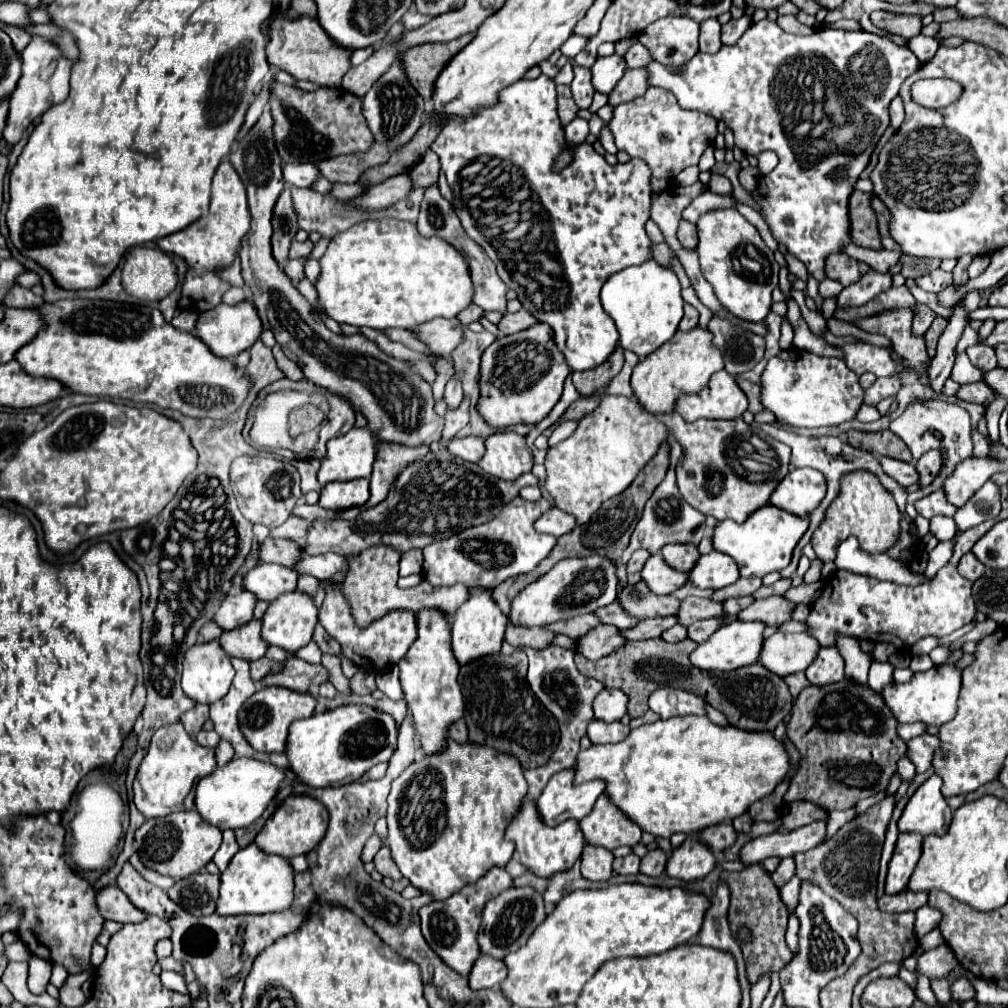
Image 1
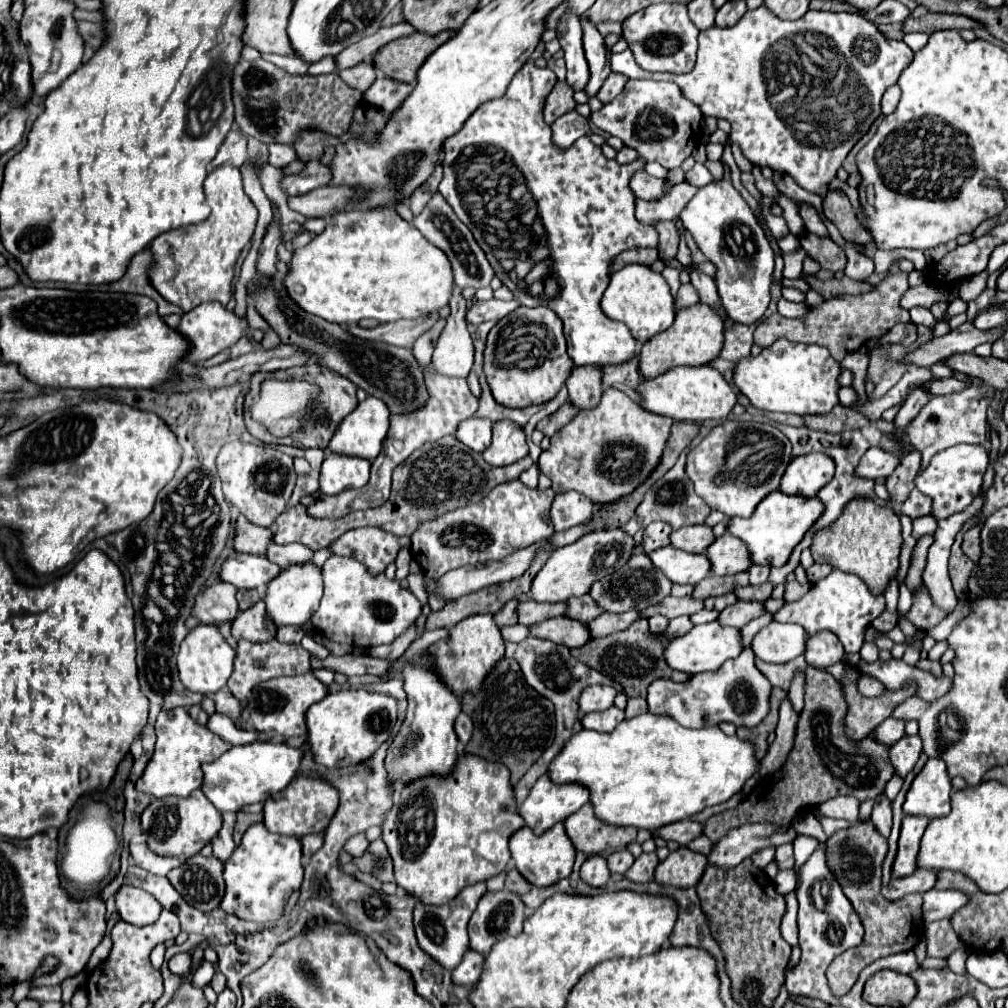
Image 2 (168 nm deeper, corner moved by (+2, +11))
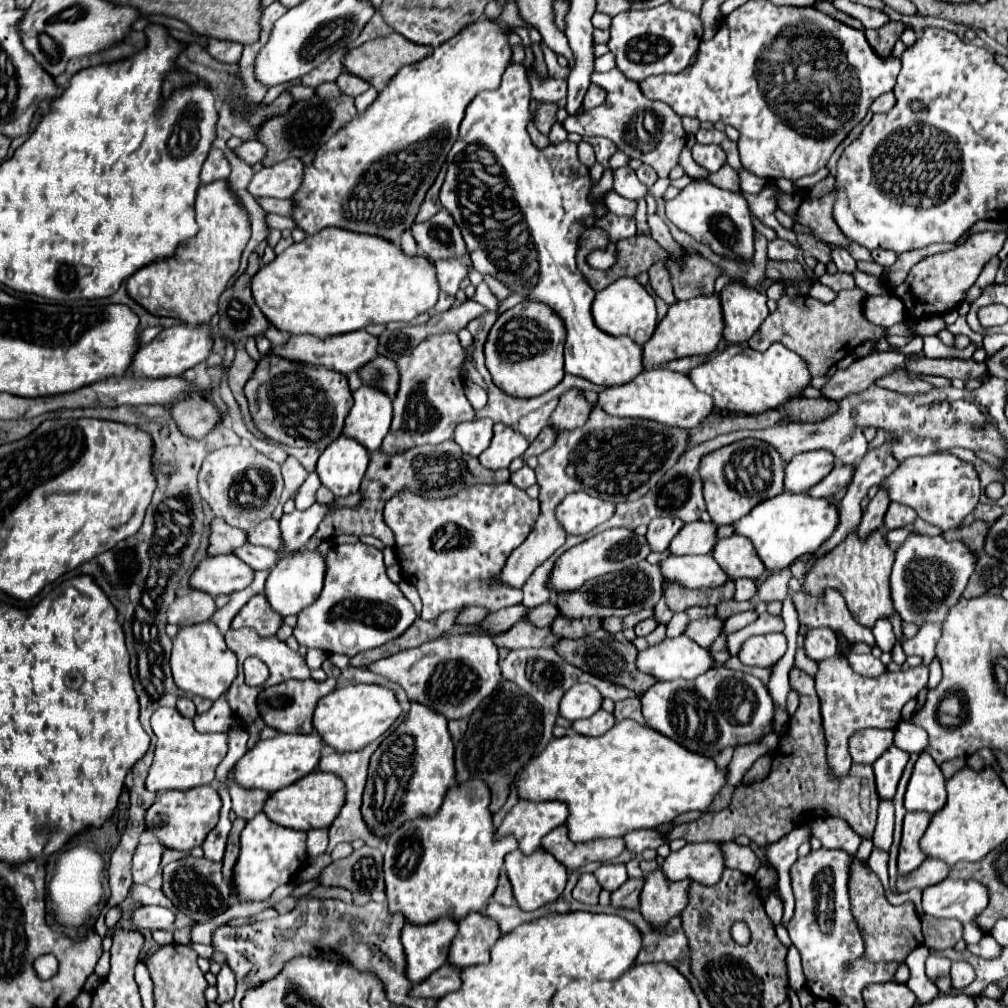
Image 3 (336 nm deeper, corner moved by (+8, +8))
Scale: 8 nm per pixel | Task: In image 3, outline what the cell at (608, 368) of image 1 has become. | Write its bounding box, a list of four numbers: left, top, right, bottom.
[551,388,591,432]

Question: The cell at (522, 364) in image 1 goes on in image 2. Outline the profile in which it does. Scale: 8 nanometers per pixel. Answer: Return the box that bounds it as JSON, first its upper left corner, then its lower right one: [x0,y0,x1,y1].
[483,307,573,409]

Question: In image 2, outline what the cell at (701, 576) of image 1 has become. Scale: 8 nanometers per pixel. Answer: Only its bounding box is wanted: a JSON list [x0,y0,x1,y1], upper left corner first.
[705,533,751,575]

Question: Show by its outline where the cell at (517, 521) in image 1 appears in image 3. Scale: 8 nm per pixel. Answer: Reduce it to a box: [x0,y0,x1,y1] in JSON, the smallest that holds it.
[383,484,539,620]

